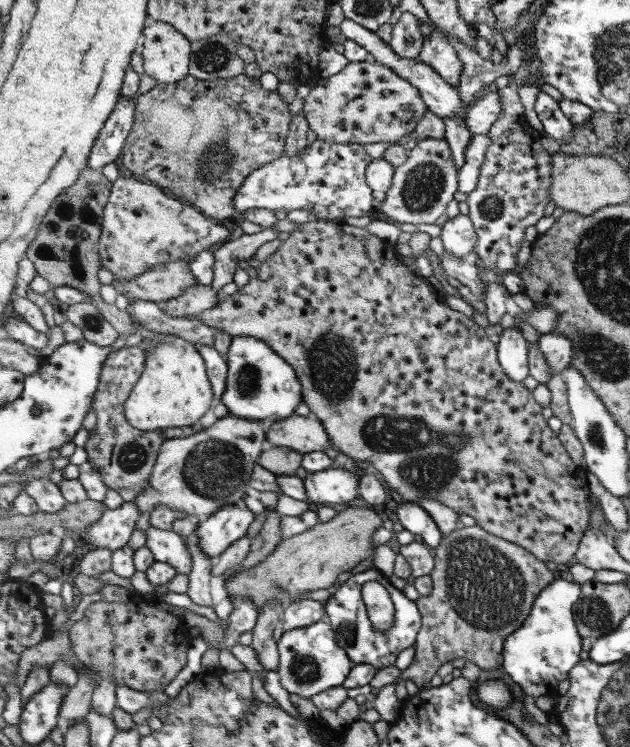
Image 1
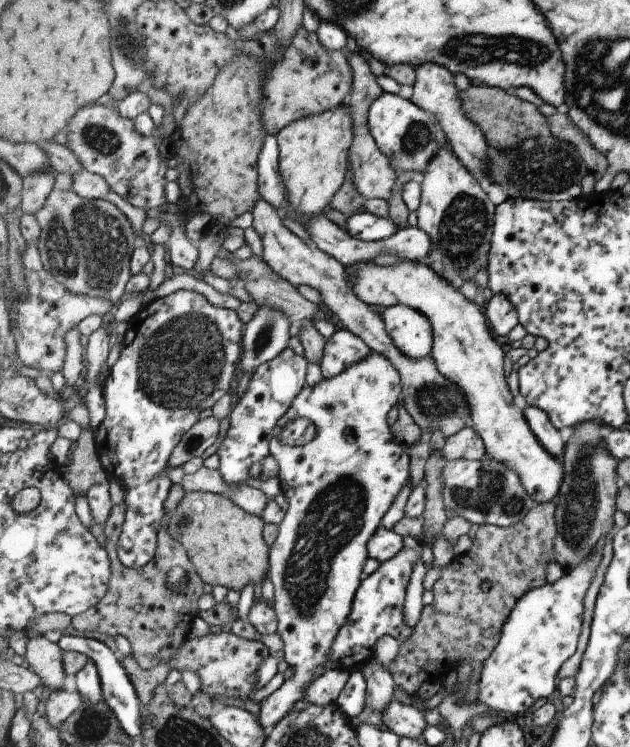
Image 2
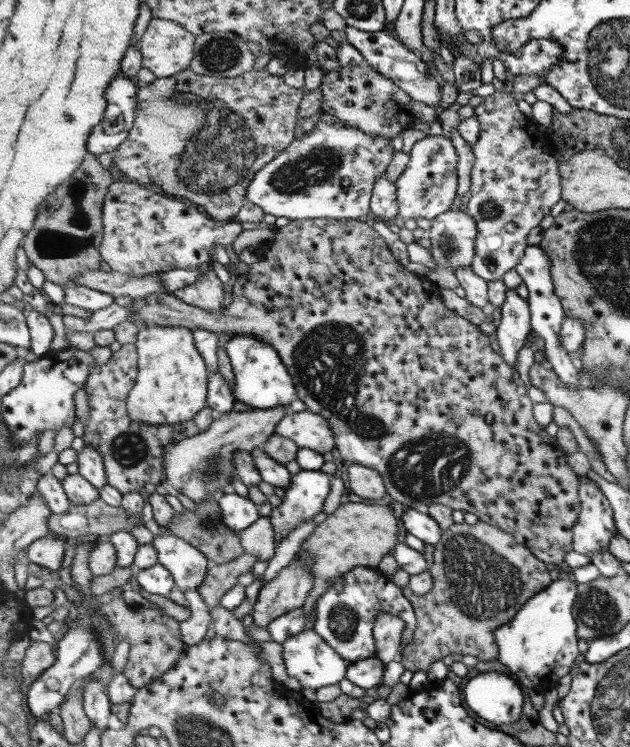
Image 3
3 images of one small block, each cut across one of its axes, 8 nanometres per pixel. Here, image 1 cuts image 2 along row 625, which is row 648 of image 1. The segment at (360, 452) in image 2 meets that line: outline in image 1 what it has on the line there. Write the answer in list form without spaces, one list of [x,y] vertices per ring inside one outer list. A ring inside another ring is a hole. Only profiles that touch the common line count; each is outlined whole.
[[[323,619],[311,626],[285,631],[278,643],[280,651],[280,668],[277,673],[280,683],[289,694],[297,694],[303,698],[315,695],[335,687],[345,686],[356,663],[350,658],[345,648],[338,642],[334,626]]]

